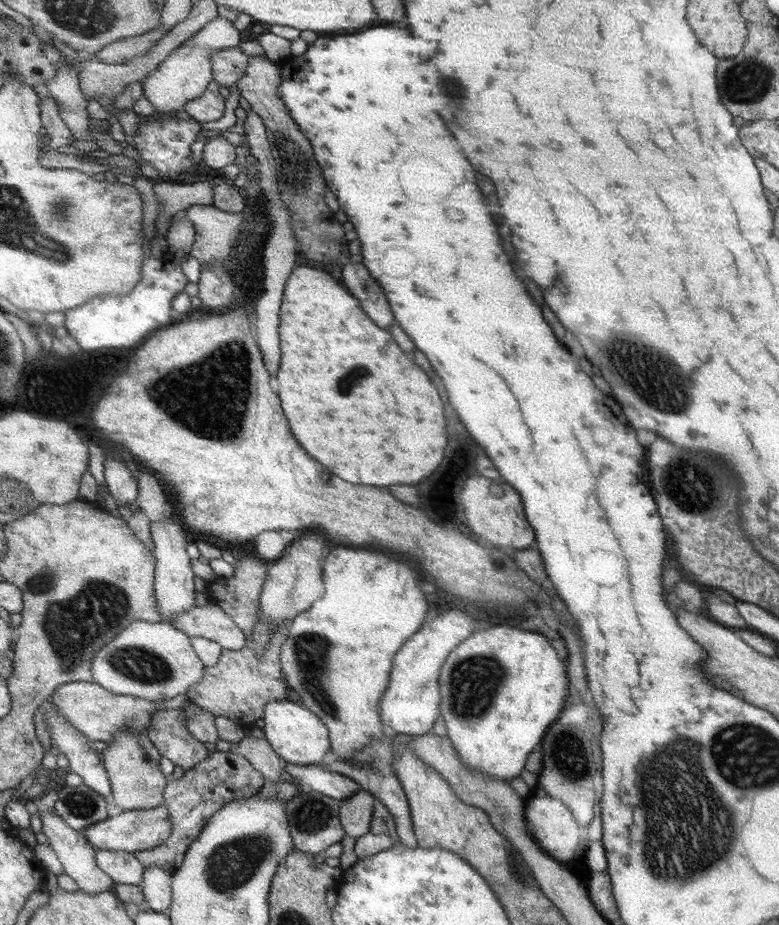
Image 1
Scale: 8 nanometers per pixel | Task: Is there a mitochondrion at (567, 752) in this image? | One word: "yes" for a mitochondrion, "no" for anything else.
yes

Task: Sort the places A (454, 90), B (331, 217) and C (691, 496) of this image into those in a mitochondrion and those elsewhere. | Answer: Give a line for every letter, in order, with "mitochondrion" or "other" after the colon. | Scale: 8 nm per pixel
A: mitochondrion
B: other
C: mitochondrion

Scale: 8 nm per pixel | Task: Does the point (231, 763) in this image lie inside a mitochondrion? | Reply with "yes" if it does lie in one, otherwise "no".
no

